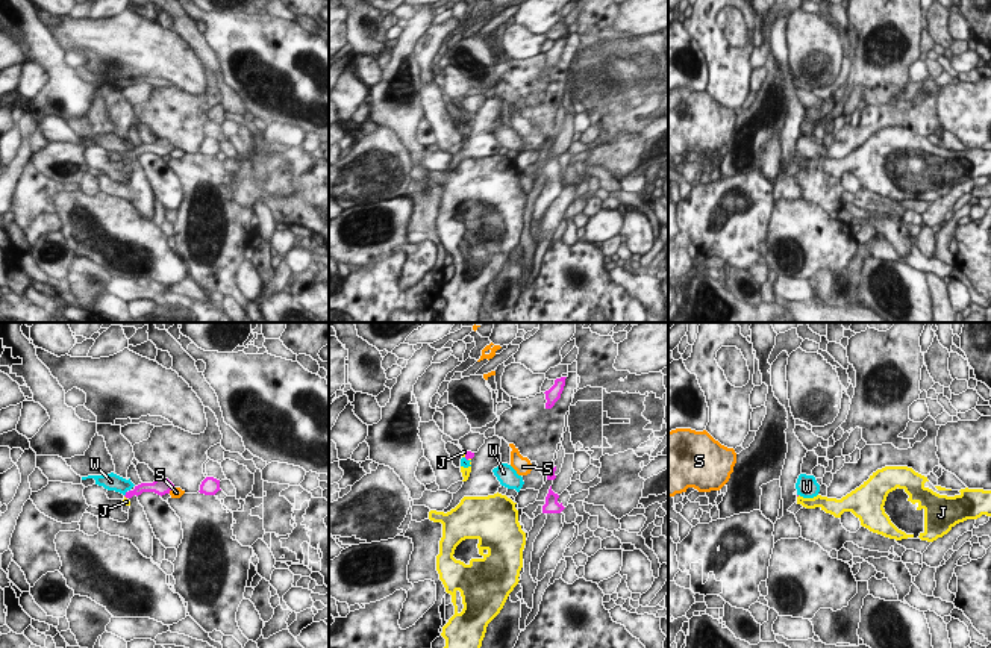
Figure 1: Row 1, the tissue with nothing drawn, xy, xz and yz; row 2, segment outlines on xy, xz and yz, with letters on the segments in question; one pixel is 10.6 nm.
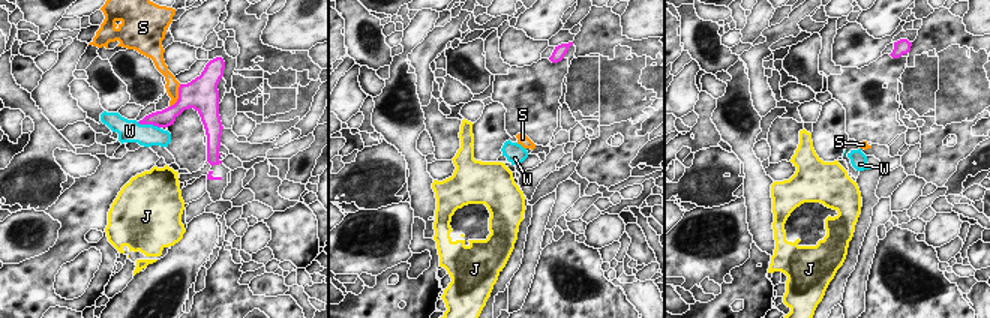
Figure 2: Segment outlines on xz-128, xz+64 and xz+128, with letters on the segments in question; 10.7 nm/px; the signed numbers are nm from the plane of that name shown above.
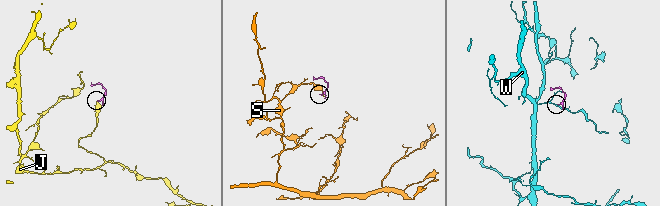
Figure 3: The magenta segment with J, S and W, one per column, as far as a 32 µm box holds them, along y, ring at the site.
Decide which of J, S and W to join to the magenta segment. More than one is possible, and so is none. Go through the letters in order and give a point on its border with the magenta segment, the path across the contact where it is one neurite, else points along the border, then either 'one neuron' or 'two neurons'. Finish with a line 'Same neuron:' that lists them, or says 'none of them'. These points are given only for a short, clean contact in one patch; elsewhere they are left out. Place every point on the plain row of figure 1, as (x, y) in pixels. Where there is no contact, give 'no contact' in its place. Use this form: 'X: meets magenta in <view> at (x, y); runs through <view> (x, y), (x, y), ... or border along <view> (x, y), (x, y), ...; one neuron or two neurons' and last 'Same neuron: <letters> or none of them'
J: meets magenta in xz at (465, 115); border along xz (464, 112), (465, 117); two neurons
S: meets magenta in xy at (171, 149); border along xy (173, 147), (168, 153); two neurons
W: meets magenta in xy at (126, 155); border along xy (126, 152), (125, 156); two neurons
Same neuron: none of them

